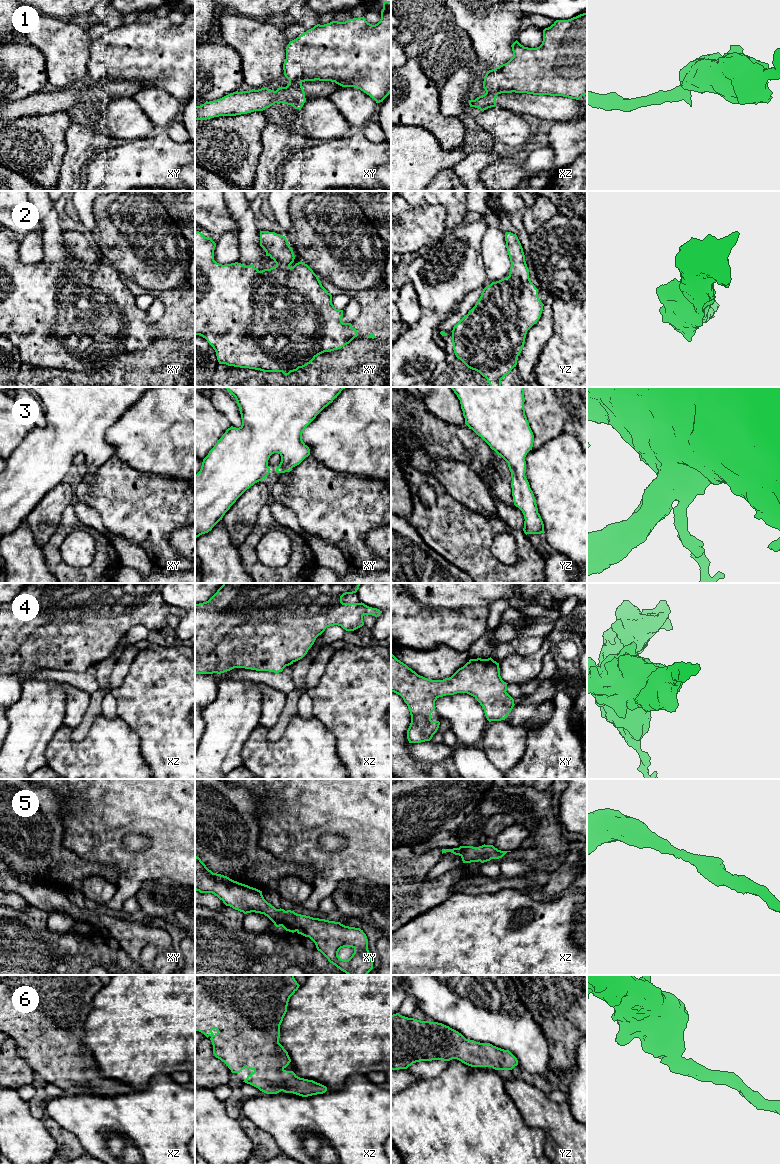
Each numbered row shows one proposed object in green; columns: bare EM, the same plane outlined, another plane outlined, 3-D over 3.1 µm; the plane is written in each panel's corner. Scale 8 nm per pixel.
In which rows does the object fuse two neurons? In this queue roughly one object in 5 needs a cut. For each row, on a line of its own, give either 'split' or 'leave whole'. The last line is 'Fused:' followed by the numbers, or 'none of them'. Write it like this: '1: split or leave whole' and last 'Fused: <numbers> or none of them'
1: split
2: leave whole
3: leave whole
4: leave whole
5: leave whole
6: leave whole
Fused: 1

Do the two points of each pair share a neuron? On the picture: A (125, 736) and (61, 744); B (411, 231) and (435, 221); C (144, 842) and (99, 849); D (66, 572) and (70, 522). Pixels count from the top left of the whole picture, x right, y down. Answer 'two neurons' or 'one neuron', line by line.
A: one neuron
B: one neuron
C: two neurons
D: one neuron

